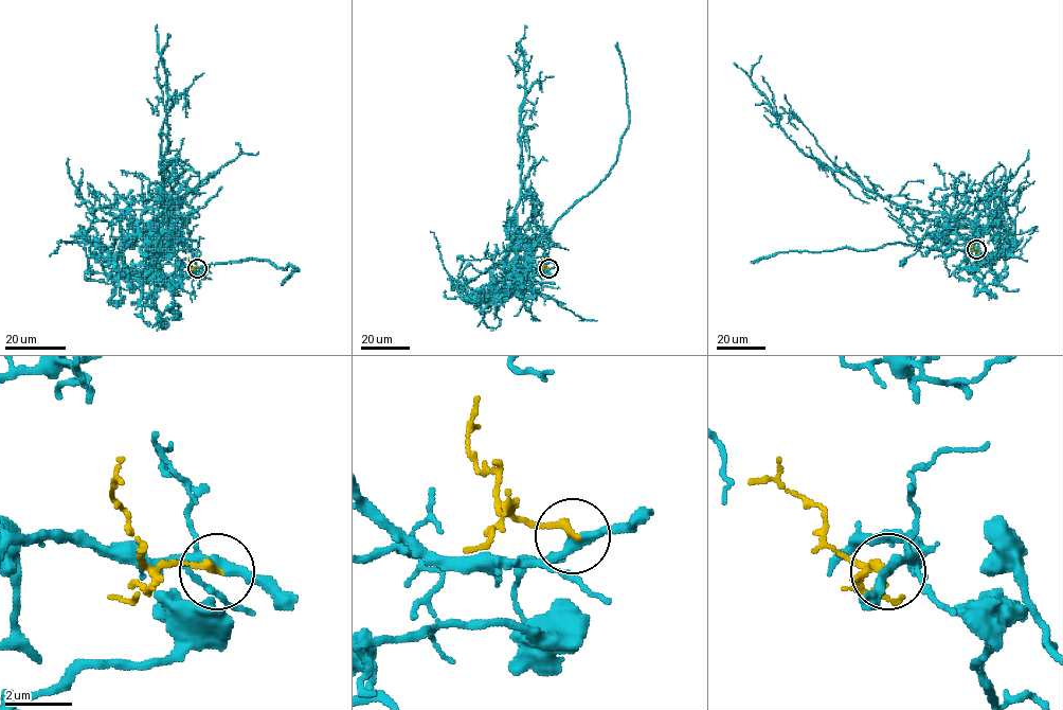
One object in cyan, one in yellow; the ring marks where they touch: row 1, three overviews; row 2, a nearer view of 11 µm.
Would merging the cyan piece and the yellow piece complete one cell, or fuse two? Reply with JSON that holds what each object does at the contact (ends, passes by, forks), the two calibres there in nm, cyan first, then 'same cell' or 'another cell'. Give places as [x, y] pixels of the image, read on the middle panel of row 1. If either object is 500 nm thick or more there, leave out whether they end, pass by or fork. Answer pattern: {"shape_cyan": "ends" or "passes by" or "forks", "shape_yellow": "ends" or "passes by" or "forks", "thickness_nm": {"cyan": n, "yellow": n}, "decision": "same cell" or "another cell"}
{"shape_cyan": "forks", "shape_yellow": "ends", "thickness_nm": {"cyan": 200, "yellow": 220}, "decision": "another cell"}

